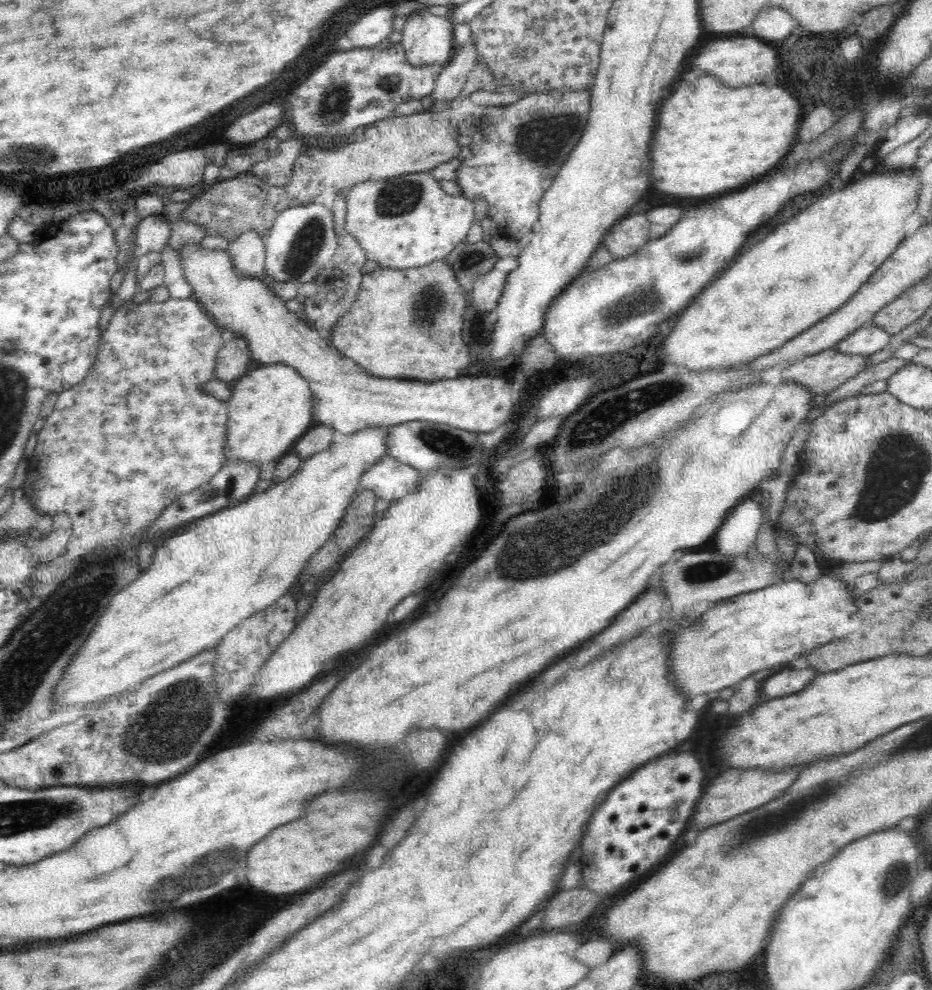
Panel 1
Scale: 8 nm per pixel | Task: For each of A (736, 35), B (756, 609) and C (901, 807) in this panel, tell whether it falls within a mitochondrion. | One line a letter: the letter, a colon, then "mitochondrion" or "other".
A: other
B: other
C: other

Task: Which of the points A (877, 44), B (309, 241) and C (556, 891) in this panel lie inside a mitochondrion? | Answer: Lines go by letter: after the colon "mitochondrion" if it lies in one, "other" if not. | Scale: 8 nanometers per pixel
A: other
B: mitochondrion
C: other

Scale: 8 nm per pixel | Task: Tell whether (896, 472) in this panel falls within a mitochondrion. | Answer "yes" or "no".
yes

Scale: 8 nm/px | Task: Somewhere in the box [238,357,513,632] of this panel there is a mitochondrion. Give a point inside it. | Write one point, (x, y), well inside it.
(453, 445)

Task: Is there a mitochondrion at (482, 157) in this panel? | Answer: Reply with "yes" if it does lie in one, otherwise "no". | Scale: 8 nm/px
no

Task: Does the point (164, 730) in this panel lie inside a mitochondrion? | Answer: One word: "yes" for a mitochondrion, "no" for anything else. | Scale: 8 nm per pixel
yes

